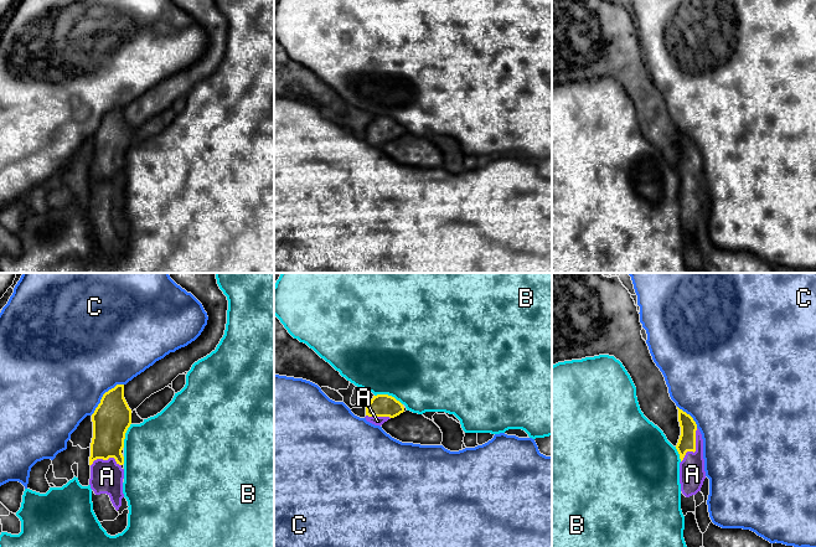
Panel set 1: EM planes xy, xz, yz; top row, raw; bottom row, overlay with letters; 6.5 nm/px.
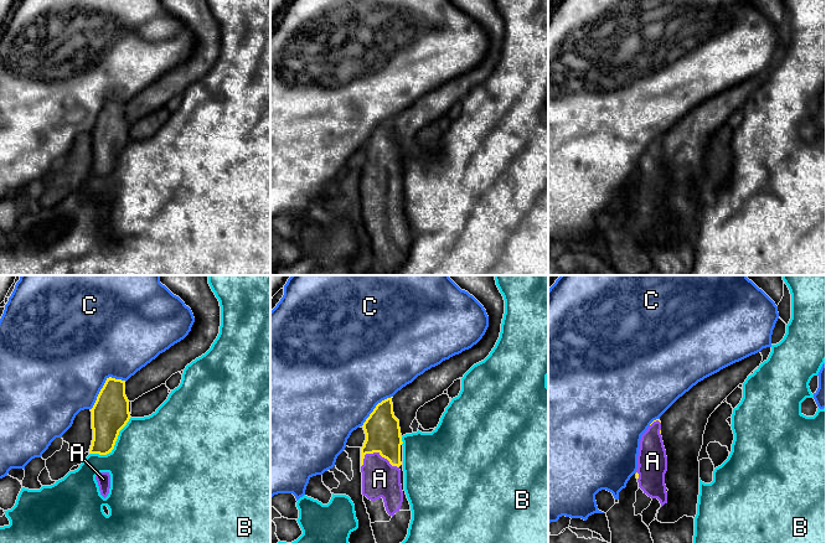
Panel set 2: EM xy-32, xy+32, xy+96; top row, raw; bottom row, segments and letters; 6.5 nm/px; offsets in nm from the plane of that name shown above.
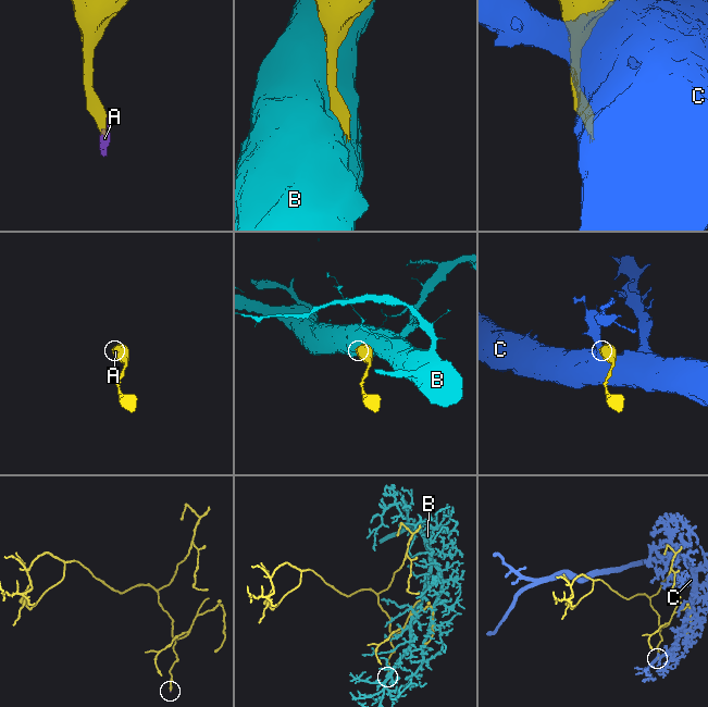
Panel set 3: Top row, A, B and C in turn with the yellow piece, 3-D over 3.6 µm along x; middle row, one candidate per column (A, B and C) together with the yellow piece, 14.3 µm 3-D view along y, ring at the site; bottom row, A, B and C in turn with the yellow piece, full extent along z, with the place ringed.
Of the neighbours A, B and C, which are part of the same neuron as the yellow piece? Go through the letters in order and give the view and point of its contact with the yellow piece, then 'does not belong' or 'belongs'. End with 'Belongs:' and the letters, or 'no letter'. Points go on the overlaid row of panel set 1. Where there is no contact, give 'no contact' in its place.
A: yz (695, 448) | belongs
B: xz (387, 395) | does not belong
C: xy (103, 395) | does not belong
Belongs: A

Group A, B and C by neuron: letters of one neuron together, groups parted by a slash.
A / B / C

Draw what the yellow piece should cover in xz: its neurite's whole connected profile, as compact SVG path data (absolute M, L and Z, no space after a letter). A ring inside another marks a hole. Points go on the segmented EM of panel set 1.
M377 394L373 396L371 402L366 406L365 418L367 422L381 427L384 422L403 412L403 404L394 397L388 394Z

